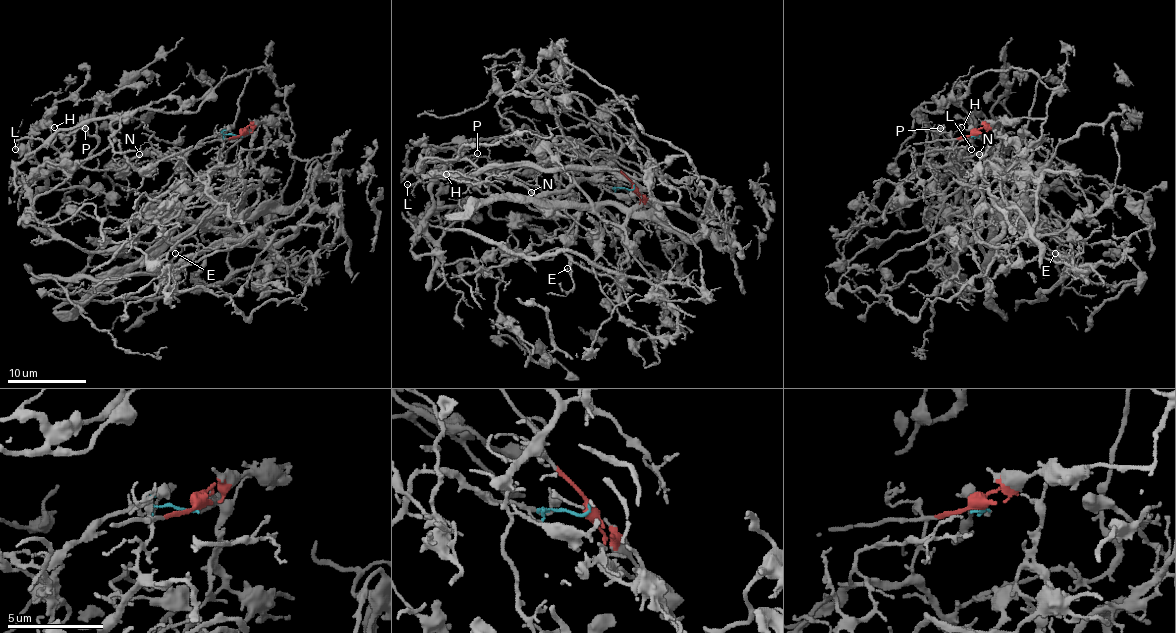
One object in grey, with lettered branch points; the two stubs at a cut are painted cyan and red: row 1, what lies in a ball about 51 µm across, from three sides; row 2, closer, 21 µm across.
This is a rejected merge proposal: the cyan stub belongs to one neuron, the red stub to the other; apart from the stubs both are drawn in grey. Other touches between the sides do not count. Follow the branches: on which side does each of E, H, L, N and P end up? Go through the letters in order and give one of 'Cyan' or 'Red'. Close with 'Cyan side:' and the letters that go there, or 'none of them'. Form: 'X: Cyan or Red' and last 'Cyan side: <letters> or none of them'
E: Red
H: Cyan
L: Cyan
N: Cyan
P: Cyan
Cyan side: H, L, N, P

